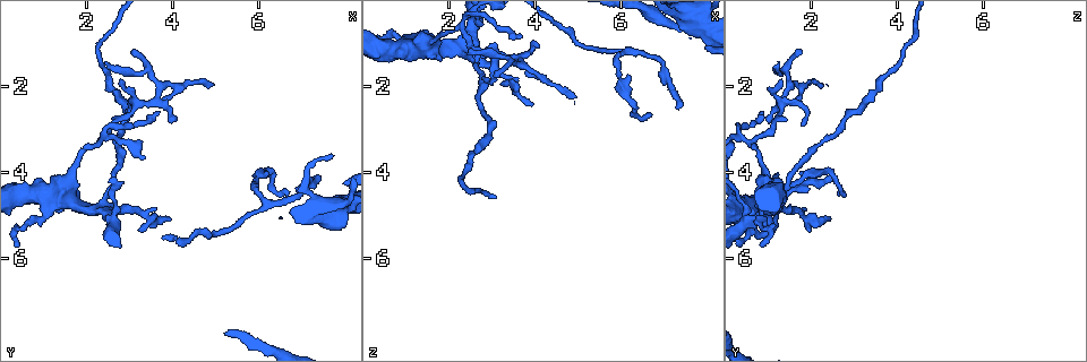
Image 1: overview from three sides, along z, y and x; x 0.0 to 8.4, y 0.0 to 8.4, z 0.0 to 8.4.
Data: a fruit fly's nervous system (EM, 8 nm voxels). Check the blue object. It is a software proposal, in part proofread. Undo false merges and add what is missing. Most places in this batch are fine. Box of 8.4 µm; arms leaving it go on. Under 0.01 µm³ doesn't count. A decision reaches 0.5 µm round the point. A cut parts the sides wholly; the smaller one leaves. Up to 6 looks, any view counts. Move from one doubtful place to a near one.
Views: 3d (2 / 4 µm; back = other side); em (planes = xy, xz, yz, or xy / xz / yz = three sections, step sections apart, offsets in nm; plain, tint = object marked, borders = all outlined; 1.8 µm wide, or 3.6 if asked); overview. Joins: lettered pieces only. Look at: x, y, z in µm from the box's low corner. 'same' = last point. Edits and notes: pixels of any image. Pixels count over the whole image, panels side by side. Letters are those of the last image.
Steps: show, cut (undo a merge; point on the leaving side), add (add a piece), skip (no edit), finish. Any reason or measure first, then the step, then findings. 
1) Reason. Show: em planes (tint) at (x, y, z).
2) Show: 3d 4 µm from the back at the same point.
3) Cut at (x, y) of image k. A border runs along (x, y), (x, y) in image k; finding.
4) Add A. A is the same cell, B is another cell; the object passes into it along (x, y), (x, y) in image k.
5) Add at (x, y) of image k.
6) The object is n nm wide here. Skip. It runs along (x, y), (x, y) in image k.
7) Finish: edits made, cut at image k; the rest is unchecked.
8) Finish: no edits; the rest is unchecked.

Thin end. Show: em xz step 16 (borders) at (3.90, 5.05, 2.45).

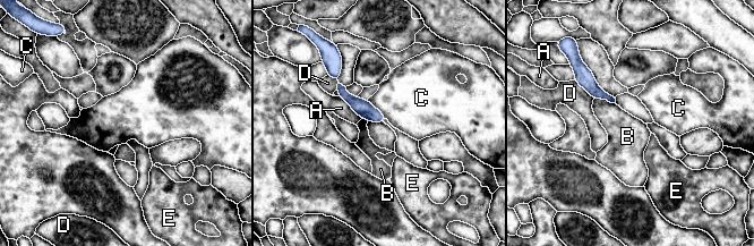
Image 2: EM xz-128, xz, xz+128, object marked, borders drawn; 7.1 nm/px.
Another direction. Show: em planes (borders) at the same point.

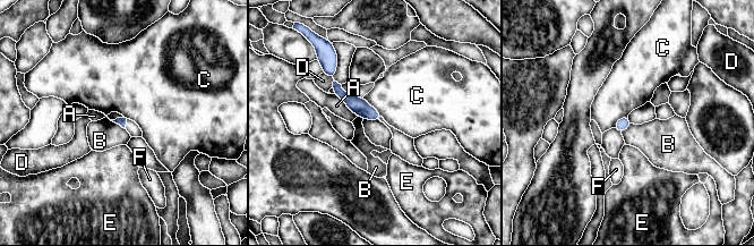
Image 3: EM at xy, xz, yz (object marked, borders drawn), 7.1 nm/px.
Skip. A, B, C, D, E and F are other cells; it runs along (332, 67), (337, 90), (377, 117) in image 3; no lettered piece goes on from it.

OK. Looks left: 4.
Free end. Show: 3d 2 µm at (3.05, 1.15, 1.75).

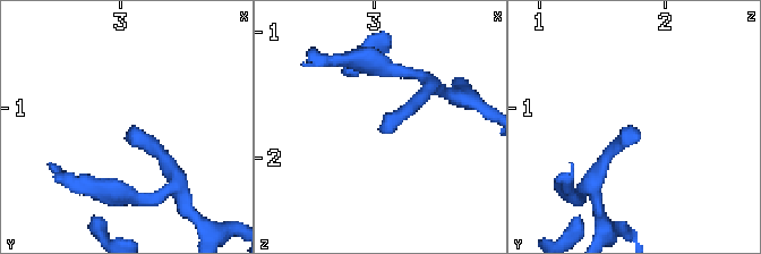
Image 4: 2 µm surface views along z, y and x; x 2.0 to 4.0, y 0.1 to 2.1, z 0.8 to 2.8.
Show: em planes (borders) at (3.06, 1.18, 1.74).

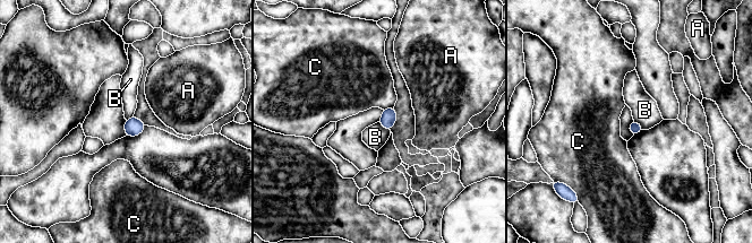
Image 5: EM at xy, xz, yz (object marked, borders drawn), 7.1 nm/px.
The object is 90 nm wide here. Skip. A, B and C are other cells; a border runs along (378, 122), (390, 131) in image 5; no lettered piece goes on from it.

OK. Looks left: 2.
Thin arm on a thick one. Show: em planes (borders) at (1.35, 4.55, 1.10).

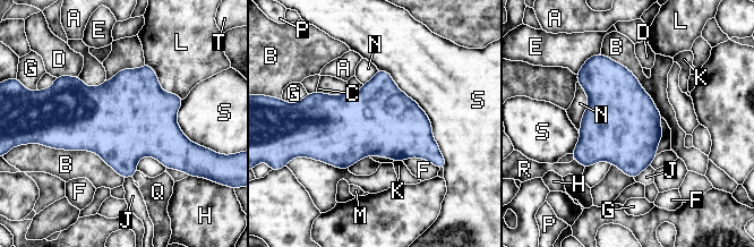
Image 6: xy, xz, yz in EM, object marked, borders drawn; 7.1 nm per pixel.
The longest contact is with S, 800 nm. Skip. A, B, C, D, E, F, G, H, J, K, L, M, N, P, Q, R, S and T are other cells; all the same cell.

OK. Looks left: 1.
Finish: no edits; the rest is unchecked.

